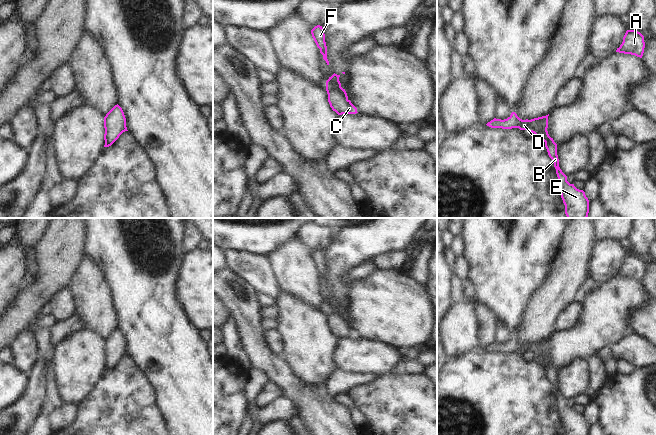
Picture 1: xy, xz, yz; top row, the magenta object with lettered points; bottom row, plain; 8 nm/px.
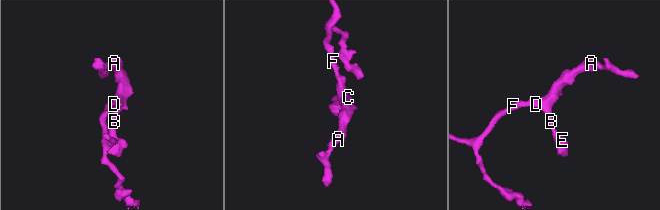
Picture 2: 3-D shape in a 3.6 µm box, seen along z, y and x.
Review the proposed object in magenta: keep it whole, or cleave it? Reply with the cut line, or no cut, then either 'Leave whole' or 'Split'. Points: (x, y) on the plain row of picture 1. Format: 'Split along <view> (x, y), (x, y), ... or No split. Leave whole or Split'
No split. Leave whole.

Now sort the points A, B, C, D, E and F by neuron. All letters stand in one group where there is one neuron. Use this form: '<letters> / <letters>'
A B C D E F

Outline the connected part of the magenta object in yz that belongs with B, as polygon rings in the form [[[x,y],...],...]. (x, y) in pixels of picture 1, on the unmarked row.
[[[515,336],[504,344],[494,342],[486,349],[491,352],[512,353],[519,352],[527,354],[539,360],[544,366],[549,381],[554,386],[556,398],[558,401],[558,412],[561,422],[565,429],[565,435],[589,435],[589,424],[583,414],[577,413],[574,408],[567,405],[567,400],[559,391],[559,383],[557,379],[557,368],[548,358],[548,339],[534,342],[531,344],[520,343]]]

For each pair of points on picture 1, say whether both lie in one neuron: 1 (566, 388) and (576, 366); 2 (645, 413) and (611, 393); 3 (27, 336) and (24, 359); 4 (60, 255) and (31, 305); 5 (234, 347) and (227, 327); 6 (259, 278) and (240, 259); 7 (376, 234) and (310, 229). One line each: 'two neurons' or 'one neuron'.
1: one neuron
2: one neuron
3: one neuron
4: one neuron
5: one neuron
6: one neuron
7: two neurons

